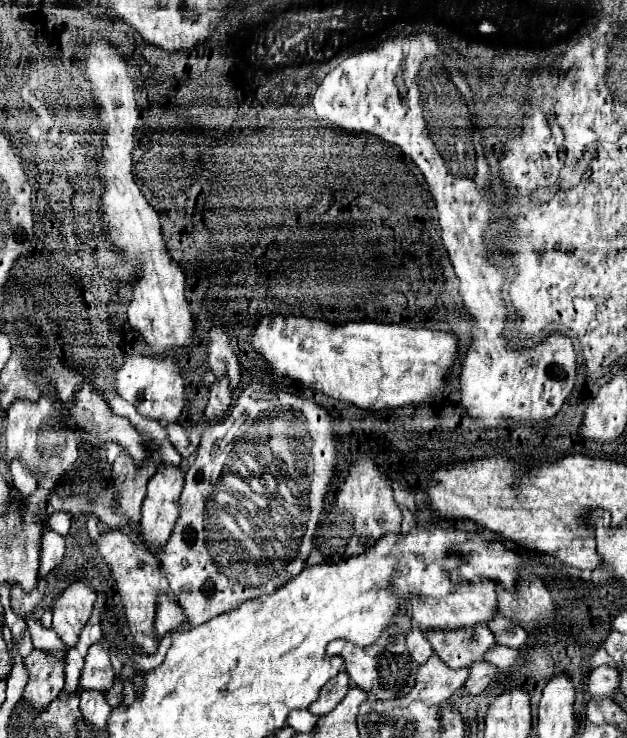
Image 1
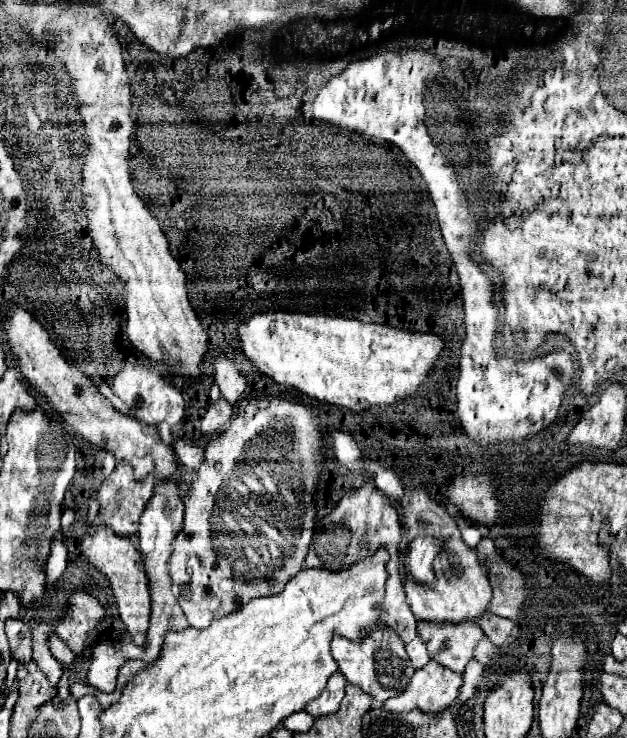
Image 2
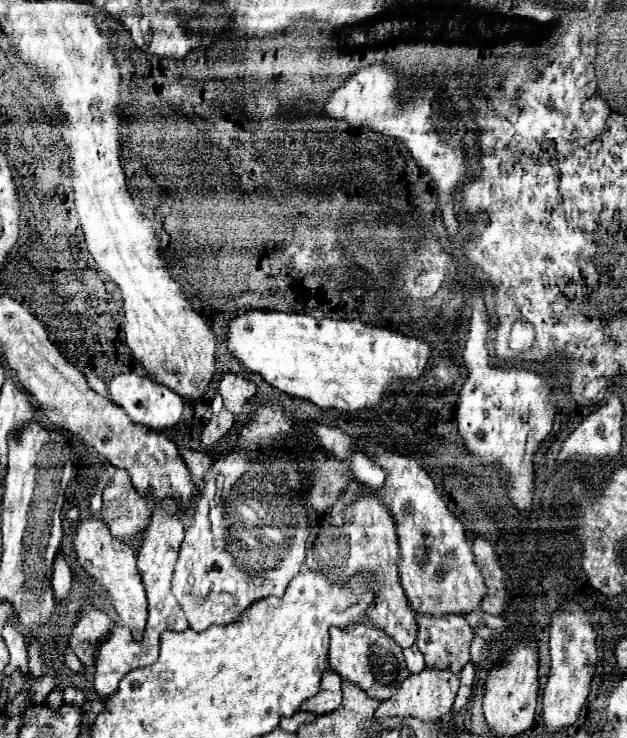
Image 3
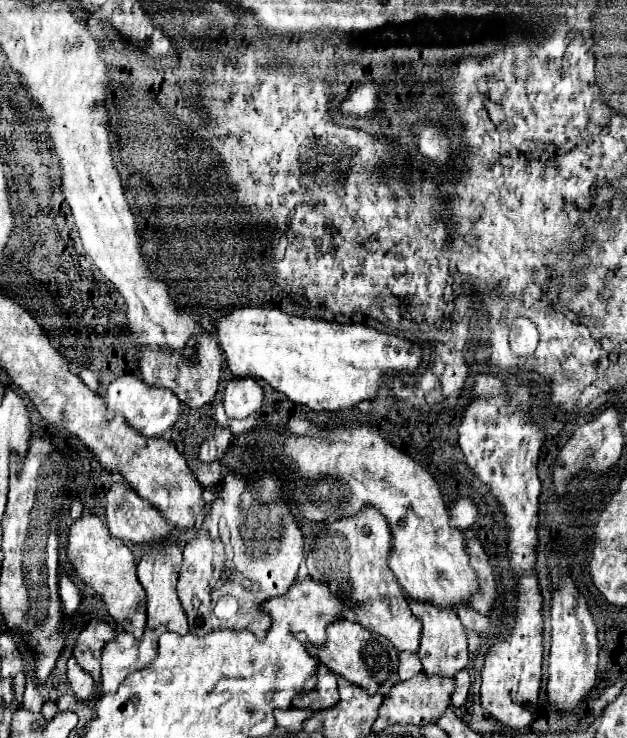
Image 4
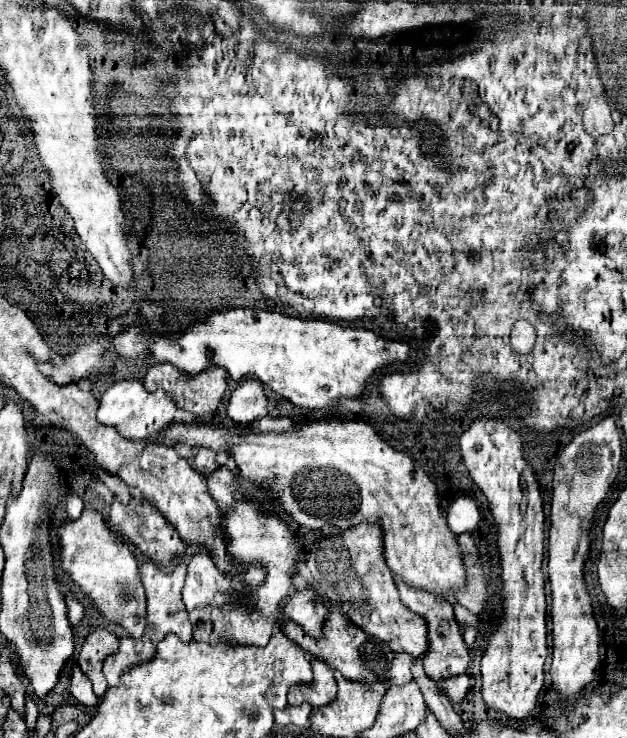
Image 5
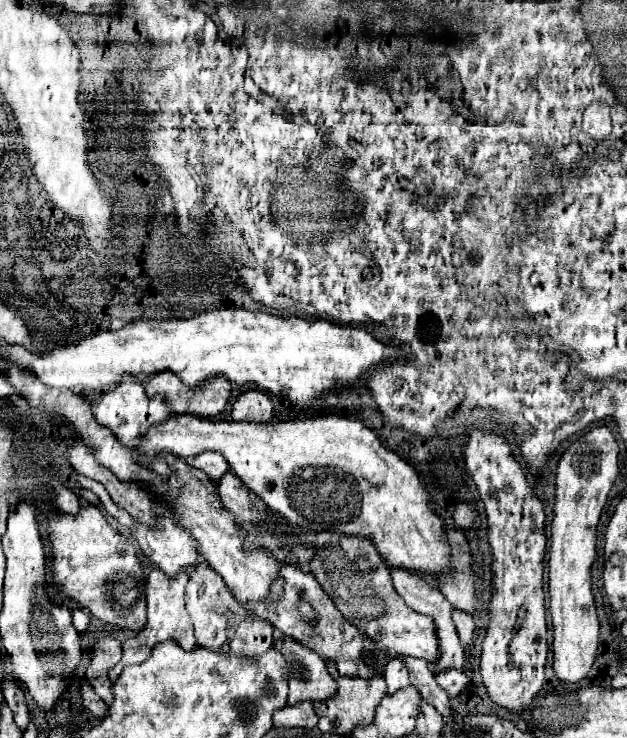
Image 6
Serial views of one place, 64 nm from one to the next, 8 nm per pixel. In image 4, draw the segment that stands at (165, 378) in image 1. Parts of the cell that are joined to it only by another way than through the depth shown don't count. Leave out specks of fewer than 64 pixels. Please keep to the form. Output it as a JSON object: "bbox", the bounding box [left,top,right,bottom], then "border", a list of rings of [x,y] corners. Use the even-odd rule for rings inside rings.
{"bbox":[104,374,182,438],"border":[[[124,374],[108,386],[104,394],[104,404],[106,404],[106,420],[122,416],[130,428],[148,438],[162,438],[162,434],[170,426],[174,426],[182,408],[182,404],[176,400],[176,396],[172,396],[172,392],[168,392],[166,388],[148,388],[148,384],[144,384],[140,378],[132,374]]]}

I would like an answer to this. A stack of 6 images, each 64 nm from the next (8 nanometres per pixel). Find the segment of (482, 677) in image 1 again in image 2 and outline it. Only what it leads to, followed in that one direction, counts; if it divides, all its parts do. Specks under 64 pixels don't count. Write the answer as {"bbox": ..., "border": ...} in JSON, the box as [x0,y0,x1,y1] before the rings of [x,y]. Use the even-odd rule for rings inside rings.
{"bbox":[456,660,484,704],"border":[[[470,660],[468,666],[466,666],[466,670],[464,670],[464,674],[462,674],[464,682],[462,682],[460,694],[458,694],[458,698],[456,698],[458,704],[464,704],[468,698],[472,698],[472,694],[474,694],[474,690],[478,688],[482,676],[484,676],[484,666],[478,664],[476,660]]]}

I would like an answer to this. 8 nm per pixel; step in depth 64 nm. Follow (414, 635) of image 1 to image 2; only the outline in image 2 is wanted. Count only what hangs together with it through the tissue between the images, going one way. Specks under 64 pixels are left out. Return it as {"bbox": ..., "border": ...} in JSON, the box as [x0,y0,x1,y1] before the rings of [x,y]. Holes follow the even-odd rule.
{"bbox":[406,636,428,670],"border":[[[416,636],[416,640],[412,640],[412,644],[406,644],[406,654],[408,654],[414,670],[420,670],[428,664],[428,652],[426,652],[424,644],[420,644],[420,636]]]}

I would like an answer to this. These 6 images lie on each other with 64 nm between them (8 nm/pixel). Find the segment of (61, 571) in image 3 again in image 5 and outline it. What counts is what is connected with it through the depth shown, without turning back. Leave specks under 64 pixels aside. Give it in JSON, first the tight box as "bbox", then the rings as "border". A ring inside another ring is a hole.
{"bbox":[66,596,84,626],"border":[[[66,596],[66,604],[68,604],[68,618],[72,622],[72,626],[78,626],[84,618],[84,604],[80,604],[76,598]]]}

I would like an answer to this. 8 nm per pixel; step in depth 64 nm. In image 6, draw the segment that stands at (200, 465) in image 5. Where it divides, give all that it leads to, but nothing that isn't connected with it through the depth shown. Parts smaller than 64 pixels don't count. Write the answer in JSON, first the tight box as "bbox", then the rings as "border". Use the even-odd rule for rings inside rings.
{"bbox":[192,452,228,480],"border":[[[204,452],[196,456],[192,466],[206,472],[212,480],[220,480],[228,472],[228,464],[224,462],[224,458],[218,456],[218,452]]]}

